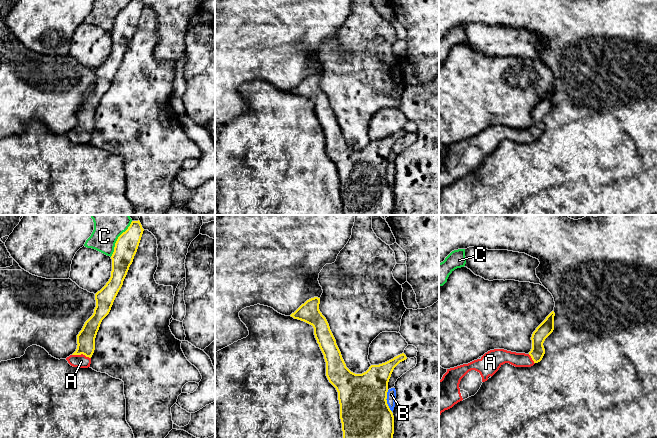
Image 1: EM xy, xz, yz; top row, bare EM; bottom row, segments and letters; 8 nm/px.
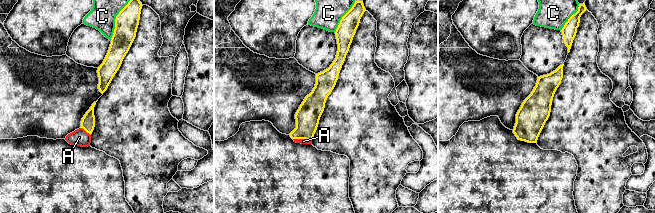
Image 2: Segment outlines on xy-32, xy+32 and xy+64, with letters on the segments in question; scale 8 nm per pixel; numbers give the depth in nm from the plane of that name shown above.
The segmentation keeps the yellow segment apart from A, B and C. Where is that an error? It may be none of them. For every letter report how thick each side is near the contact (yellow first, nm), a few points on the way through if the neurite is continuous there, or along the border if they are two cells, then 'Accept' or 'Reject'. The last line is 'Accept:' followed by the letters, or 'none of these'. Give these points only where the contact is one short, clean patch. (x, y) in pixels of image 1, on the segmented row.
A: Thickness 140 nm (yellow) against 110 nm. Path across: xy (86, 338), (86, 347), (81, 353), (81, 361). Accept
B: Thickness 420 nm (yellow) against 80 nm. Reject
C: Thickness 180 nm (yellow) against 300 nm. Reject
Accept: A

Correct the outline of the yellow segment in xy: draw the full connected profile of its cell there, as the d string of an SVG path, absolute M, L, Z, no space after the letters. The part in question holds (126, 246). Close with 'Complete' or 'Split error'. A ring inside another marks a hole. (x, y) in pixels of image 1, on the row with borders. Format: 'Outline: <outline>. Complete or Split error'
Outline: M132 221L128 229L117 239L111 256L111 277L95 294L96 307L77 335L77 349L66 358L73 367L88 368L95 350L95 338L102 320L109 314L113 302L123 285L130 265L137 252L144 229L140 221Z. Split error

